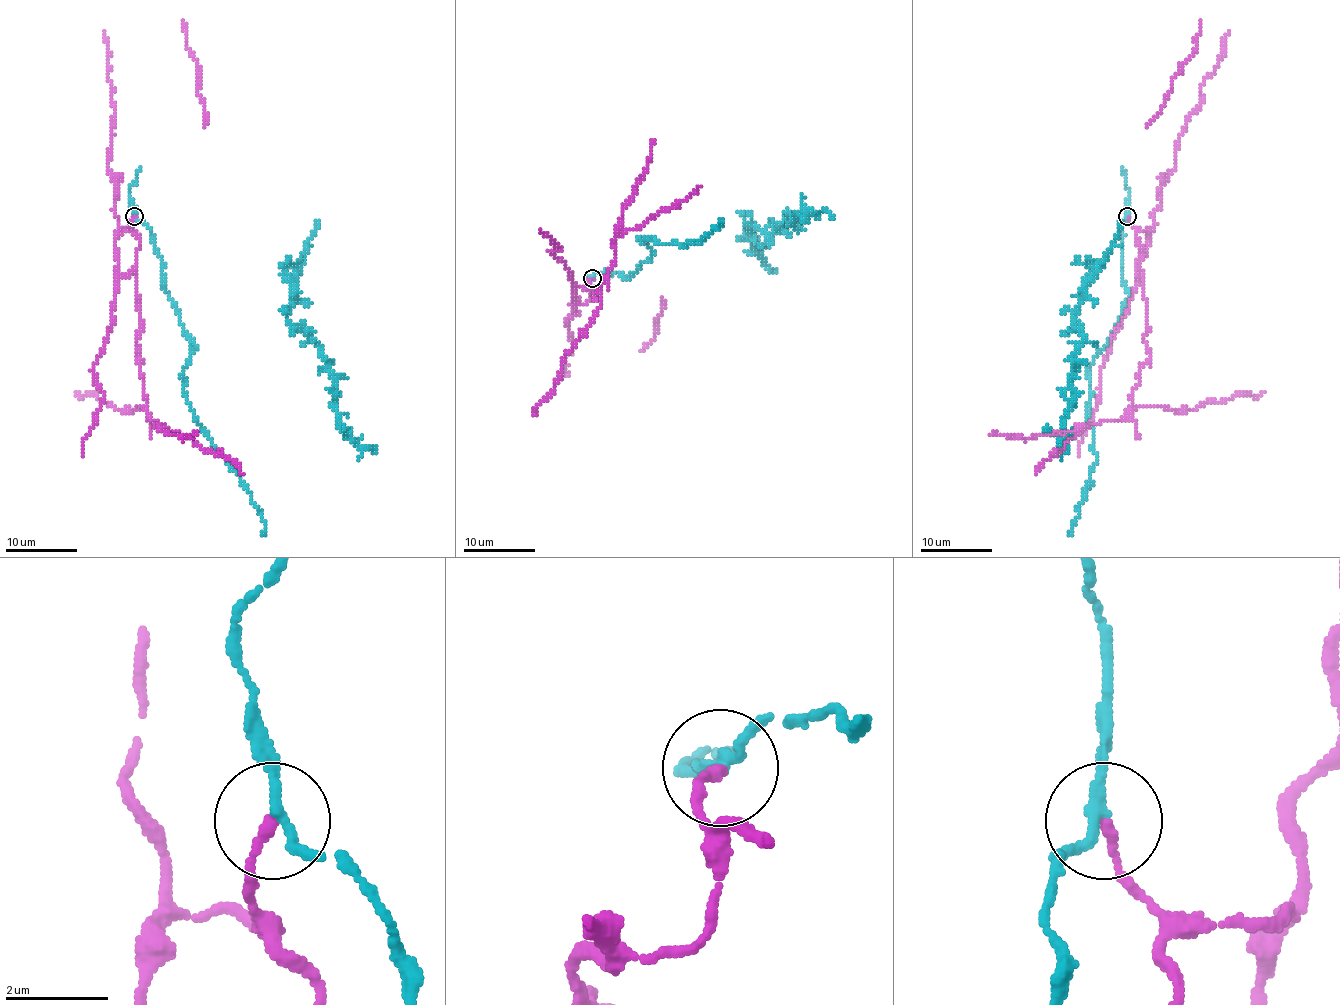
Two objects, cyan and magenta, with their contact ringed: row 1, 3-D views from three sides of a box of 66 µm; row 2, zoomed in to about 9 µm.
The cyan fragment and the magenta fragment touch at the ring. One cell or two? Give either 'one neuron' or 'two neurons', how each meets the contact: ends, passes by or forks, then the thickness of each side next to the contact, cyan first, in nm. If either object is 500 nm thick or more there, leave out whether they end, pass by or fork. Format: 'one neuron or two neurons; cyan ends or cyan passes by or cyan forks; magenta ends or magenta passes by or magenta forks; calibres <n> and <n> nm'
two neurons; cyan passes by; magenta ends; calibres 200 and 190 nm

